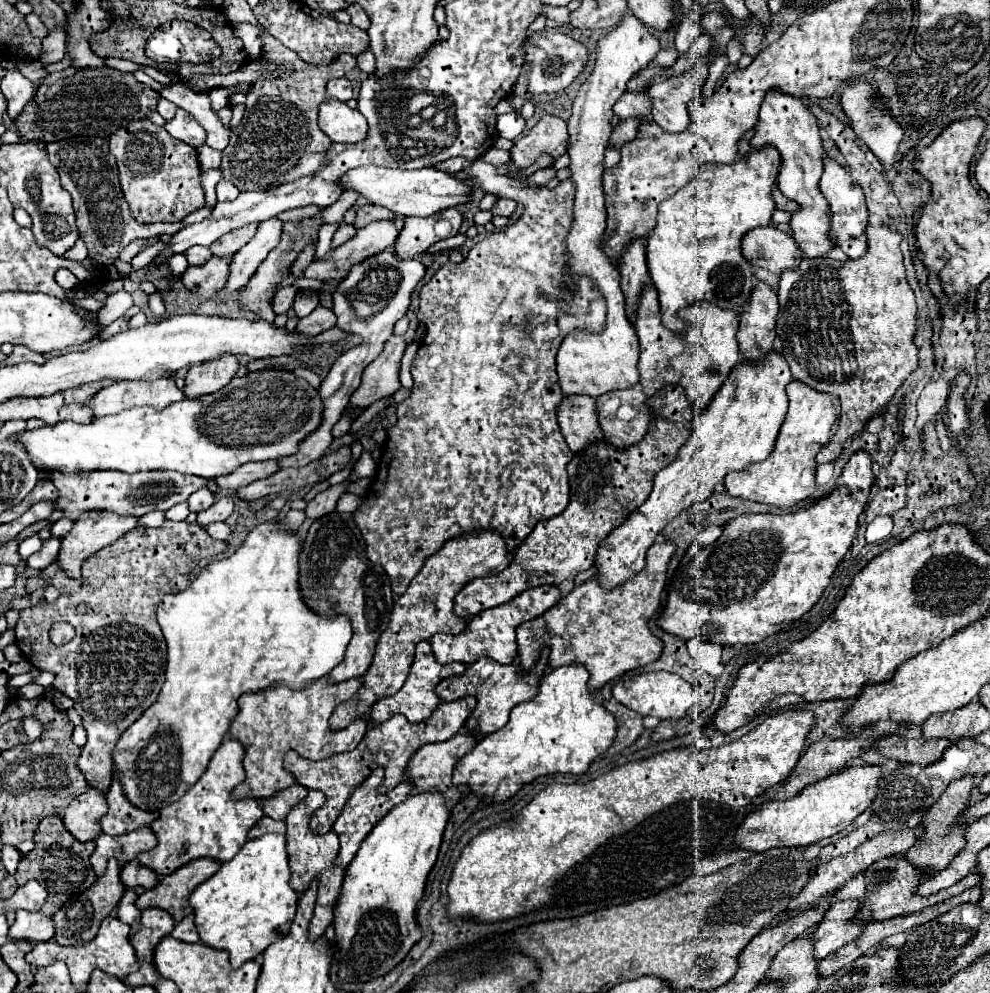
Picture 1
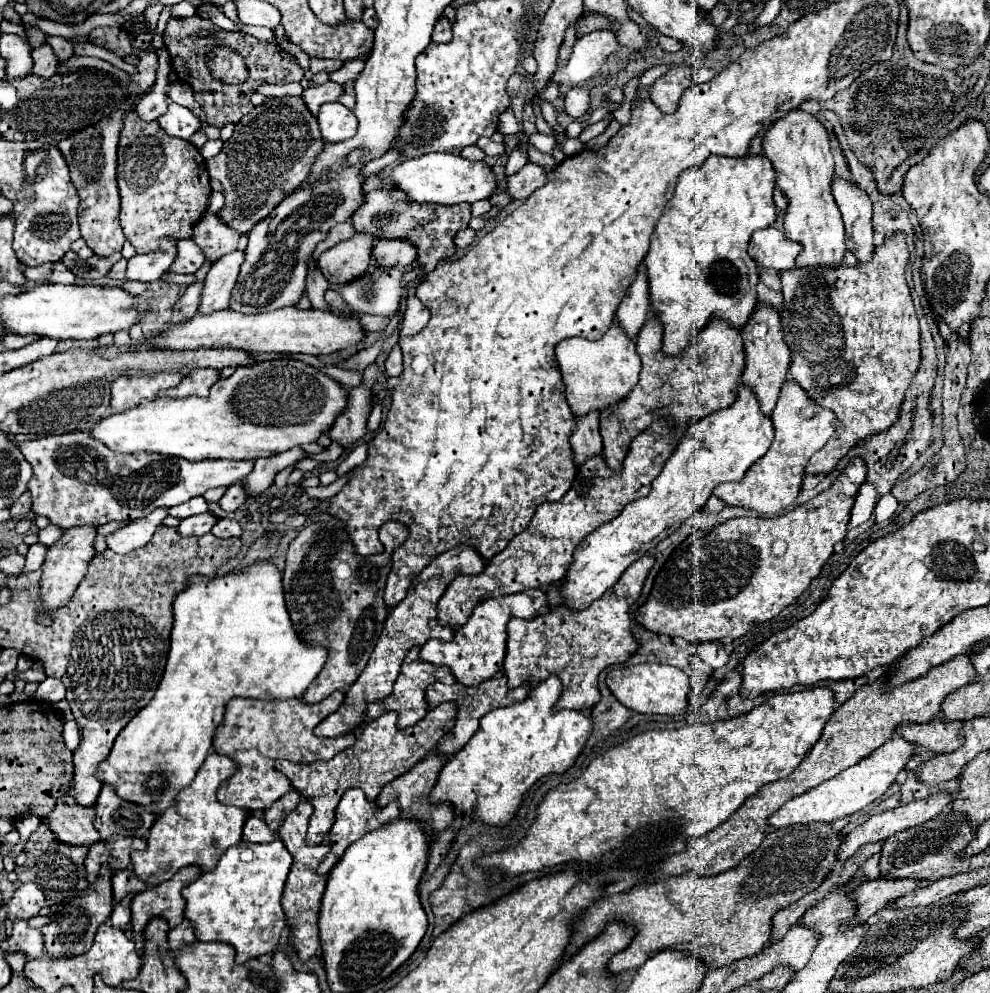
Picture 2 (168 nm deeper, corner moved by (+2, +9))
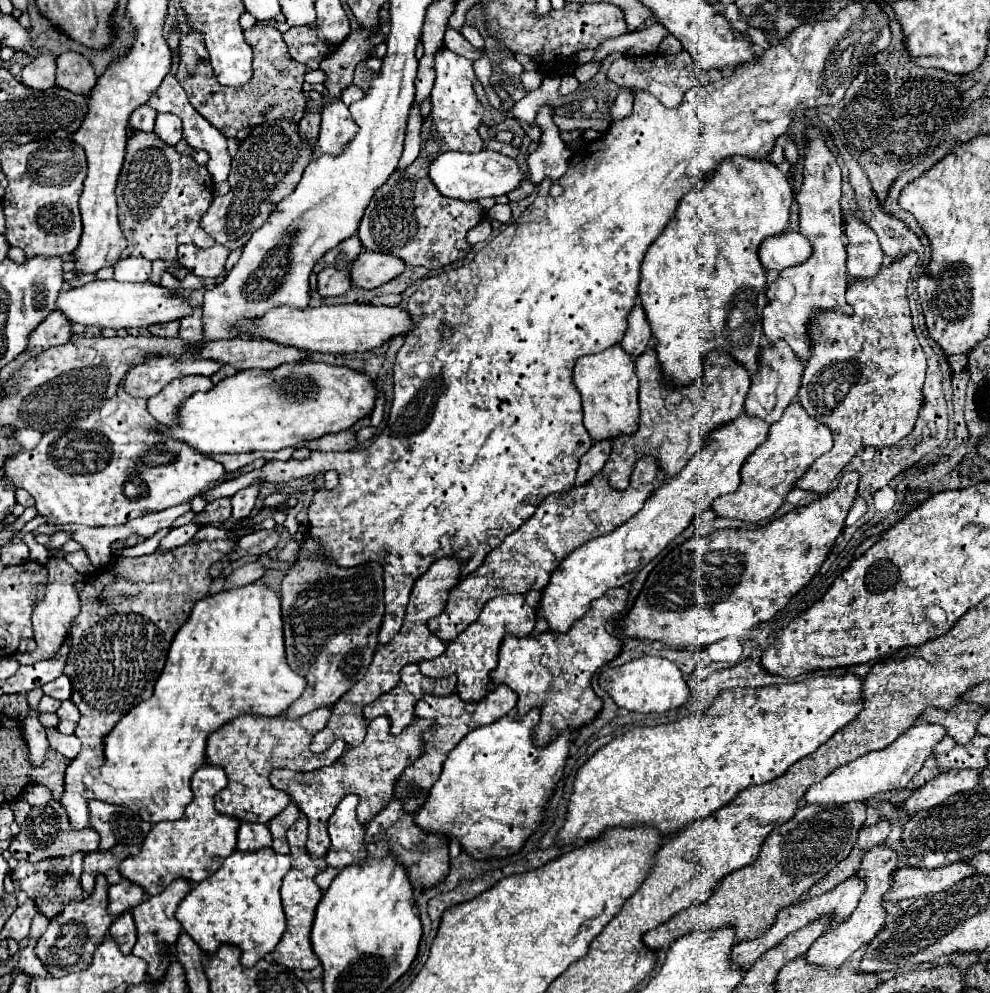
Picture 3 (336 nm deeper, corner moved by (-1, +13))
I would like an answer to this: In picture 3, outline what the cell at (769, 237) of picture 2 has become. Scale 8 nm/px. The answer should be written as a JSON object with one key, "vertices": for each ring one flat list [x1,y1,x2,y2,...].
{"vertices":[[783,232,773,238,767,238,759,246,761,264,767,270,783,270,795,264,801,264,811,256,811,244,799,232]]}

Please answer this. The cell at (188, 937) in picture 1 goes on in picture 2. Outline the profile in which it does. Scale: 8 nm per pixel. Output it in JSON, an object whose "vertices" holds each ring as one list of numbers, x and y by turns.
{"vertices":[[184,920,180,926,176,926,174,930,170,930,168,942,170,942,170,950,172,950,172,952,180,950,180,948,186,946,186,944,194,944,194,942,196,942,194,930,192,930,192,926,188,924,188,920]]}

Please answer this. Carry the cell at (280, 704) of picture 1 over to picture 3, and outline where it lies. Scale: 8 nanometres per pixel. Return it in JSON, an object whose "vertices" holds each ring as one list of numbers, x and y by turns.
{"vertices":[[317,708,297,720,289,720,285,714,273,718,257,714,241,714,231,722,223,724,219,730,215,730,207,740,207,762,223,766,229,778,227,786,215,796,215,808,221,814,229,814,239,820,267,824,271,818,275,818,279,810,283,810,289,802,287,802,287,792,273,788,269,782,269,774,273,768,307,772,329,766,335,760,339,760,339,756,343,754,347,746,343,740,335,740,321,756,313,756,313,752,309,750,313,734,323,730,329,718,331,718,331,708]]}

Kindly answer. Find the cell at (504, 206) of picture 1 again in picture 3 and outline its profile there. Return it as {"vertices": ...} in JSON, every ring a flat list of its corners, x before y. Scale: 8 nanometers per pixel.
{"vertices":[[549,104,541,106,535,124,541,128,541,140,539,140,539,148,531,152,527,158,527,168,529,168,527,180,539,186,545,178,557,182,565,174,567,162,571,158,571,150,561,140,561,132,553,122,553,106]]}

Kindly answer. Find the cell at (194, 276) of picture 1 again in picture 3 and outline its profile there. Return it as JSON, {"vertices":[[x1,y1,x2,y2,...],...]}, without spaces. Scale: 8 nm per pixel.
{"vertices":[[171,320,165,324,153,324,153,326,149,326,149,332,153,336,177,336,179,324,181,324,181,320]]}

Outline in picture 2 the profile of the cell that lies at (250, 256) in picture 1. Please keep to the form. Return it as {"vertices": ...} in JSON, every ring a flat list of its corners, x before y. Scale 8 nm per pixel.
{"vertices":[[236,250,232,254,222,256,216,264,212,264,204,280,204,296,200,296,198,314,208,314,228,308,228,300,236,284,242,262,244,262,244,254]]}

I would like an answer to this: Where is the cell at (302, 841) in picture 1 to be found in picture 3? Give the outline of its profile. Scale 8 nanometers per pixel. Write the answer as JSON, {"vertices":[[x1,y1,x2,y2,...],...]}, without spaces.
{"vertices":[[301,814,299,820,289,828,287,832,287,842,291,848,291,870,287,872,283,886,281,886,281,898,283,898,283,910,287,916,287,930,281,938,281,942,277,944,277,948,273,950,273,956,279,964,287,966,287,968,301,968,301,970,313,970,319,964,319,958,313,952,311,946,311,926,313,926,313,918,315,918,315,908,321,900,321,888,315,884,315,876,325,870,327,862,325,858,313,858,309,856,305,842,307,842,307,816]]}

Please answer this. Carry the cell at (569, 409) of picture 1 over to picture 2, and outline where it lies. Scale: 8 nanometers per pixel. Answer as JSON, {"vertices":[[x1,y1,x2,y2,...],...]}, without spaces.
{"vertices":[[590,412,582,418,576,418,576,430,572,434,574,464,580,468,588,456,602,454,602,438,598,426,598,412]]}

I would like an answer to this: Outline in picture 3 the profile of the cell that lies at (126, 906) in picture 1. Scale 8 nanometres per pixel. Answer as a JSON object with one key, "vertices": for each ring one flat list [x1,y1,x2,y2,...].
{"vertices":[[123,912,121,916,117,916,109,928,109,934,115,936,115,940,119,940,119,946,123,948,123,952,131,952,131,948,135,946,135,922,131,912]]}

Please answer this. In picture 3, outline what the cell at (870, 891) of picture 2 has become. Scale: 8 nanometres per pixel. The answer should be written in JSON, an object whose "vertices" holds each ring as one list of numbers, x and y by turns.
{"vertices":[[967,862,963,864,951,864,935,870,927,868,901,868,893,872,893,884,889,892,883,896,883,902,901,902,907,898,921,898,927,894,943,892,951,884,973,876,971,866]]}

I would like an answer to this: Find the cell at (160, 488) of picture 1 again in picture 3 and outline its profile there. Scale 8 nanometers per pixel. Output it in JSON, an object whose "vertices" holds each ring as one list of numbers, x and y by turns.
{"vertices":[[119,388,111,400,105,400,99,410,91,412,83,420,77,420,71,428,45,432,33,450,21,448,11,454,3,472,11,484,27,490,35,498,39,516,47,518,47,524,51,526,117,526,187,502,215,486,223,478,225,466,201,452,195,452,193,448,187,448,187,444,175,444,175,440,167,440,165,436,159,436,159,432,145,430,143,426,155,428,157,424,145,404,147,400,135,400]]}

